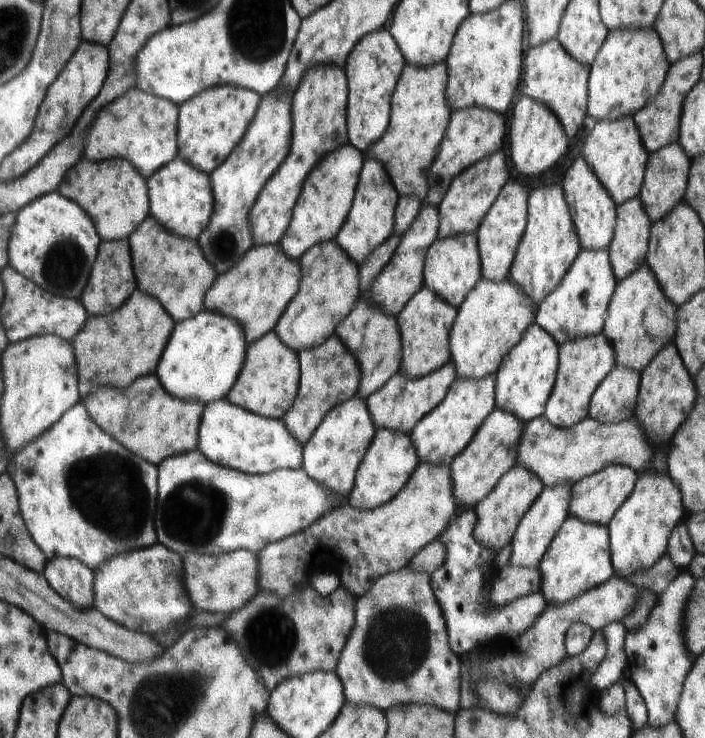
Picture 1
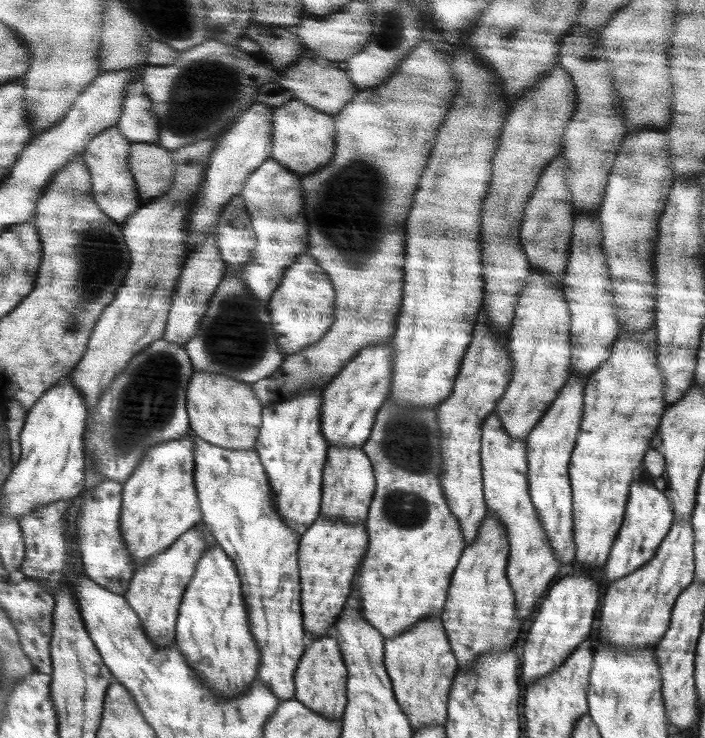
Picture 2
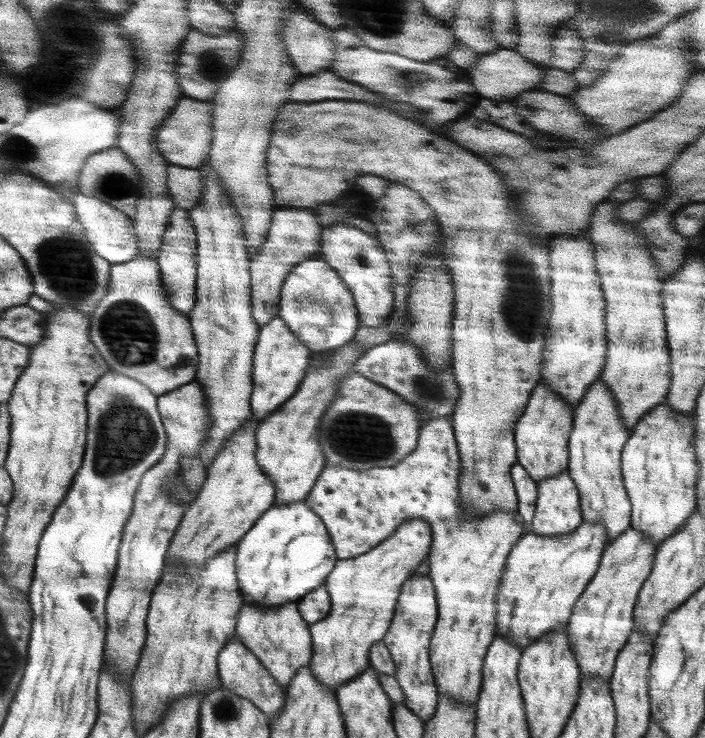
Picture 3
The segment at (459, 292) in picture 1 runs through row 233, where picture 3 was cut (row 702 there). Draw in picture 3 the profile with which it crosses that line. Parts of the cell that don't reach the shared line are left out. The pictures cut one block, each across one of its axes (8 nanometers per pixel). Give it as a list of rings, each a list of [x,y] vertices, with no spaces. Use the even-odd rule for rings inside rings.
[[[446,416],[428,420],[422,426],[417,448],[399,464],[390,468],[370,468],[362,471],[343,466],[326,467],[314,484],[313,491],[304,500],[317,516],[322,516],[322,521],[326,520],[326,524],[330,524],[330,532],[334,532],[333,544],[336,546],[337,560],[364,555],[390,538],[406,520],[421,518],[430,522],[433,542],[428,566],[429,577],[435,588],[438,618],[430,641],[429,659],[438,687],[438,698],[442,698],[442,695],[452,695],[456,701],[462,703],[477,703],[481,687],[484,686],[485,656],[497,633],[497,596],[502,574],[514,544],[521,540],[521,536],[524,537],[526,530],[522,524],[516,522],[518,512],[496,509],[480,518],[463,518],[461,488],[462,456],[457,446],[452,418]]]

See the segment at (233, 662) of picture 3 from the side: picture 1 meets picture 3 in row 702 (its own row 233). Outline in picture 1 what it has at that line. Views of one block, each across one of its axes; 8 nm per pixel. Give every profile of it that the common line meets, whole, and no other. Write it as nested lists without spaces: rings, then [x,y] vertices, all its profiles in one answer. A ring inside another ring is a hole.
[[[322,65],[305,72],[301,85],[294,95],[294,154],[290,162],[283,162],[282,170],[270,177],[266,194],[257,198],[249,219],[253,231],[253,246],[273,245],[284,236],[291,221],[293,208],[306,177],[325,154],[350,144],[347,135],[347,80],[344,67]]]

